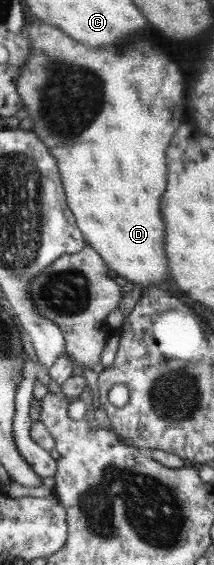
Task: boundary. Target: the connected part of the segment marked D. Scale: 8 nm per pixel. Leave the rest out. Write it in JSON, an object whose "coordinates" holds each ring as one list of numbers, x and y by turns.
{"coordinates":[[38,18,32,20,30,24,30,46,31,54,29,60,20,68,20,76,16,80,20,98,23,99,24,107,28,111,28,117,33,122,31,129,43,139,48,150,55,155,56,162,60,158,59,173,62,175,62,182,64,190,68,190,67,202,72,202,72,212,76,214,75,221,80,222,80,231,82,231,83,238,86,240,87,245,94,248,102,256,104,262,112,267,112,270,126,278,128,282,133,285,142,287,142,290,149,287,160,286,162,282,168,280,168,264,169,258,166,256,164,250,164,222,162,222,162,214,160,214,160,198,166,190,166,148,170,148,168,144,172,142,178,126,182,124,182,120,186,118,186,102,184,102,184,78,178,72,176,64,170,62,160,50,156,50,148,40,136,40,134,44,128,46,126,52,116,54,118,50,114,48,106,48,102,46,96,50,90,50,81,42,76,42,67,32,60,30,59,27,50,26,48,23,40,21]]}

